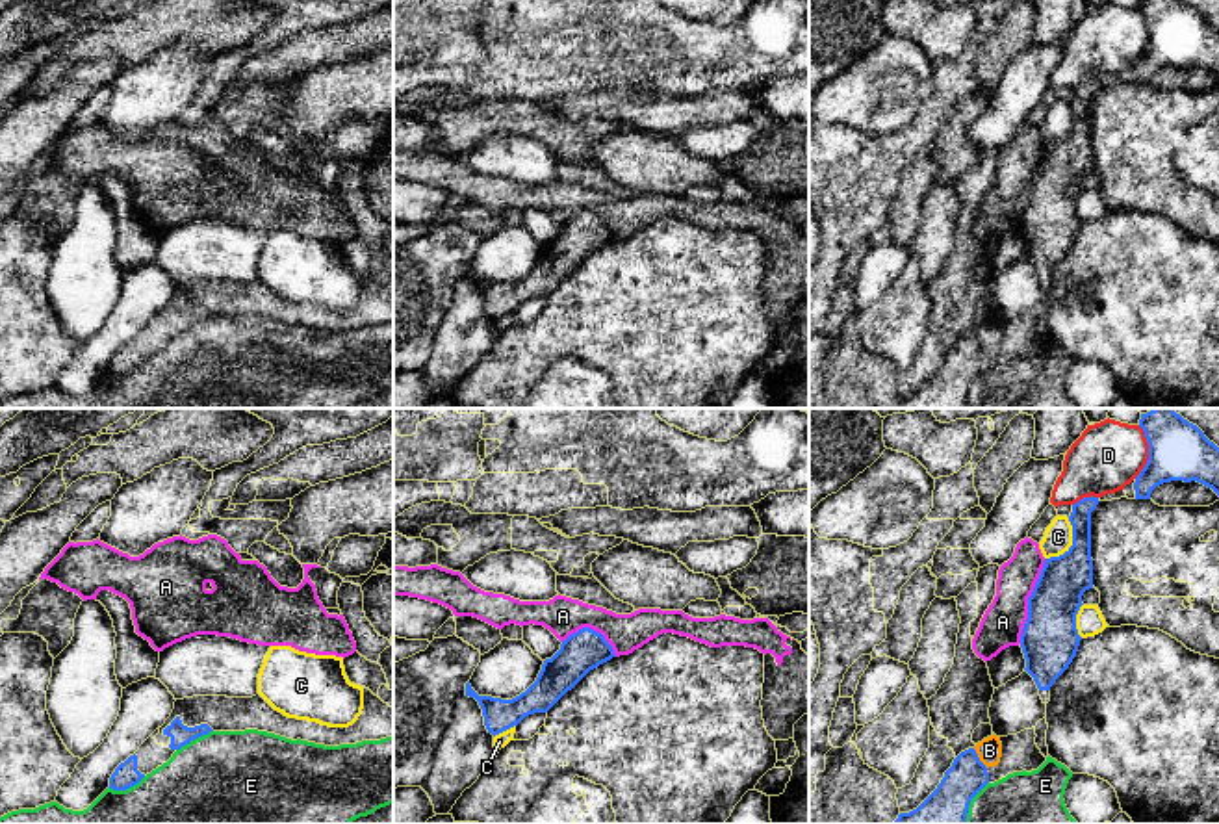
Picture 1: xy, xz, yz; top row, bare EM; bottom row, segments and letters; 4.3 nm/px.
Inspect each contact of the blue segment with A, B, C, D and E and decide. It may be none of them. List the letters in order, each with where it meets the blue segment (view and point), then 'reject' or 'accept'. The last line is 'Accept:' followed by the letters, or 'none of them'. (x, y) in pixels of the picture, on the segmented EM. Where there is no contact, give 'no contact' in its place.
A: yz (1028, 602) | reject
B: yz (978, 758) | reject
C: yz (1073, 544) | reject
D: yz (1149, 451) | reject
E: xy (193, 739) | reject
Accept: none of them

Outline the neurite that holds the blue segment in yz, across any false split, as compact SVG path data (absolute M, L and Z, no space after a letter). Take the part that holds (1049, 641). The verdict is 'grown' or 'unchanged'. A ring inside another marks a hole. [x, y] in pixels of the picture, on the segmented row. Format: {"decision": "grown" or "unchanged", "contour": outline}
{"decision": "unchanged", "contour": "M1084 497L1072 505L1072 546L1059 557L1045 559L1041 575L1028 598L1028 620L1020 648L1026 672L1039 690L1050 690L1076 657L1082 637L1076 614L1082 596L1093 588L1091 512L1098 497Z"}

